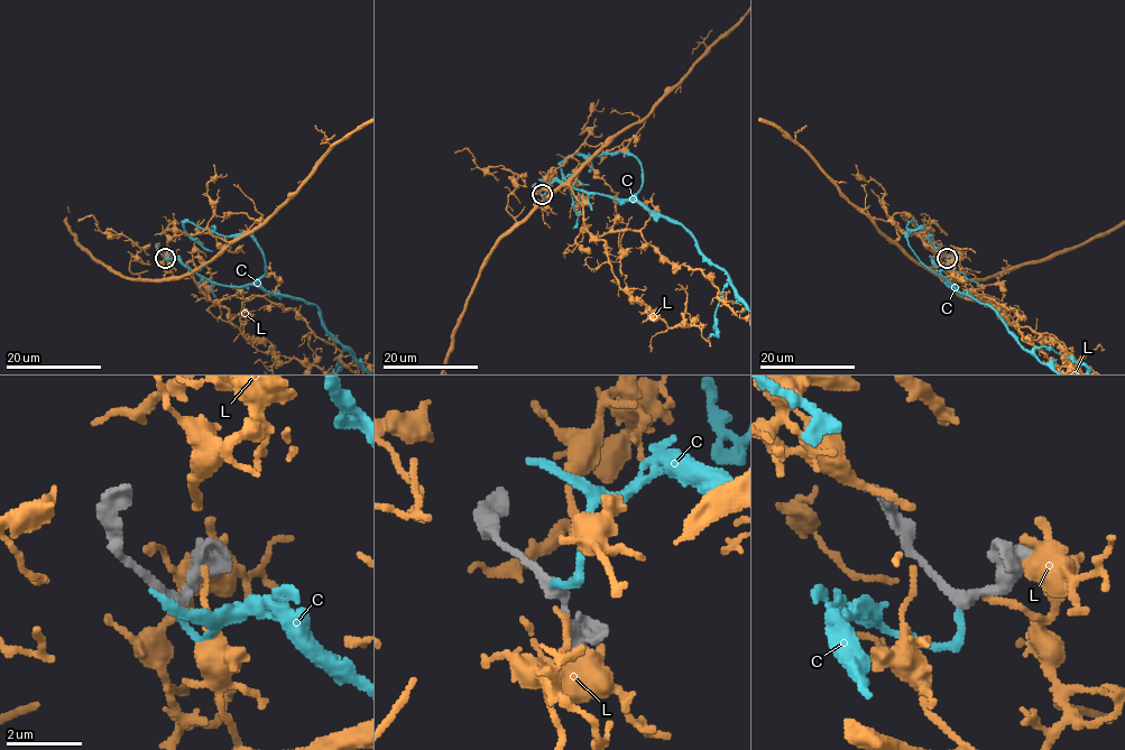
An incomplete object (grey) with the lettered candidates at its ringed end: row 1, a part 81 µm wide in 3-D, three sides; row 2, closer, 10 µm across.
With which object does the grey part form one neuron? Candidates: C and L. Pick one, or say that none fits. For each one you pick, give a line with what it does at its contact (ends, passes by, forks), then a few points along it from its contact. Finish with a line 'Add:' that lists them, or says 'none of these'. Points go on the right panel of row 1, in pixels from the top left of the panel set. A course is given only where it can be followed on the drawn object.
C: it ends
Add: C

